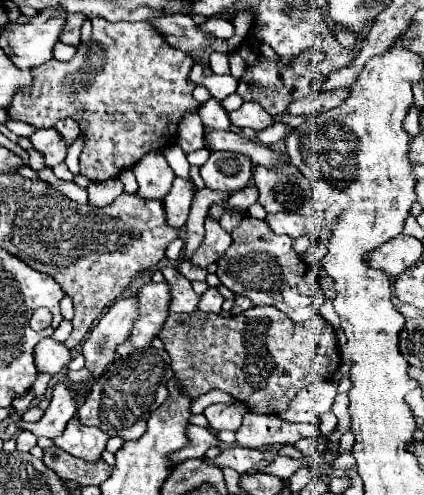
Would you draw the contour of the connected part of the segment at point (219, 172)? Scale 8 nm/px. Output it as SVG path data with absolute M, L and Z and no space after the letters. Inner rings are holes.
M212 152L208 162L200 166L200 176L210 190L236 192L252 178L252 160L232 152Z

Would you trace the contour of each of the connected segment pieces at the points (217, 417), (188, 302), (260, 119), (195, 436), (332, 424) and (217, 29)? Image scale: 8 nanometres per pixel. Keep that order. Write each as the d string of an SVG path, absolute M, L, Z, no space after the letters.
M244 402L212 404L204 410L204 416L208 418L210 428L220 432L220 430L238 430L246 412L248 412L248 406Z
M172 266L162 268L162 274L174 286L172 288L172 304L170 304L170 310L172 312L194 312L194 310L198 310L200 296L192 290L192 284L184 276L178 276L176 268Z
M244 102L238 110L228 114L230 122L234 128L254 128L254 130L264 130L272 124L270 114L256 102Z
M190 426L188 436L190 436L190 446L186 446L184 450L180 450L172 456L176 460L176 464L180 464L188 458L202 458L208 448L222 444L220 438L216 438L208 428L200 428L200 426Z
M328 412L328 414L322 416L320 430L322 430L322 436L330 436L336 430L336 416L332 412Z
M212 16L206 24L202 24L200 26L206 34L210 34L210 36L216 36L216 38L232 38L234 34L236 34L236 30L234 30L234 24L232 22L224 22L222 18L218 18L218 16Z

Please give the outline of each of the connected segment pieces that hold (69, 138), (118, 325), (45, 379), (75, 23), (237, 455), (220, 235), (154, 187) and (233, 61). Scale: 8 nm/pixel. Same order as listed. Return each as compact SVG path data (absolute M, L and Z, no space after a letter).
M62 118L60 122L56 122L54 128L64 136L68 144L72 144L80 136L80 124L74 118Z
M138 296L120 298L98 320L94 330L90 330L82 344L82 356L86 358L86 368L94 372L94 378L114 360L116 348L128 342L138 316Z
M38 374L38 378L36 378L36 382L32 384L32 394L34 396L42 396L46 390L48 390L48 382L50 382L50 374Z
M78 12L76 14L68 14L68 20L64 24L64 34L60 36L60 42L78 46L80 44L80 28L82 28L84 20L88 20L88 16L78 14Z
M230 446L230 448L222 450L216 460L210 460L210 462L216 464L216 466L234 468L238 474L244 474L244 472L254 470L254 466L260 460L264 460L262 450L248 450L248 448L242 448L242 446Z
M208 216L206 218L206 238L204 238L204 242L200 244L200 248L196 250L190 262L206 268L211 263L217 262L219 254L224 255L230 244L232 244L230 232L220 226L220 220L214 220L212 216Z
M162 150L144 154L144 158L136 162L134 174L138 182L138 194L144 198L164 198L164 194L168 194L172 188L172 180L176 176L168 166Z
M232 52L228 58L230 58L230 74L234 78L240 78L242 72L244 72L244 68L246 68L246 62L238 56L238 52Z

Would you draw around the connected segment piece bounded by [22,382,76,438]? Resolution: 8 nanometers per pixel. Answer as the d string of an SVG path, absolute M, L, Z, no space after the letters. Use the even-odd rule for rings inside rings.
M56 382L52 388L52 400L38 424L22 424L36 436L56 438L64 432L66 422L76 414L76 392L66 382Z

